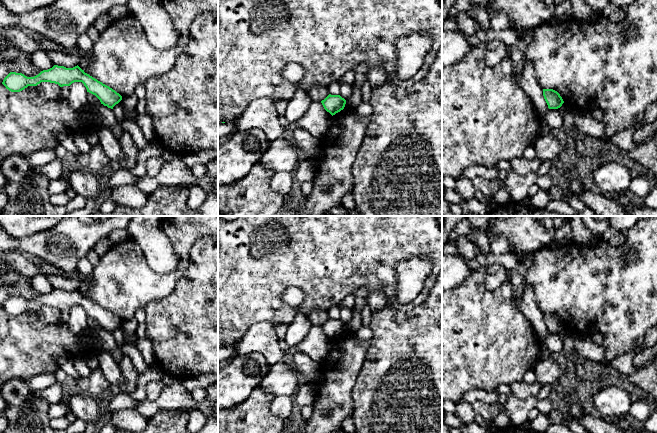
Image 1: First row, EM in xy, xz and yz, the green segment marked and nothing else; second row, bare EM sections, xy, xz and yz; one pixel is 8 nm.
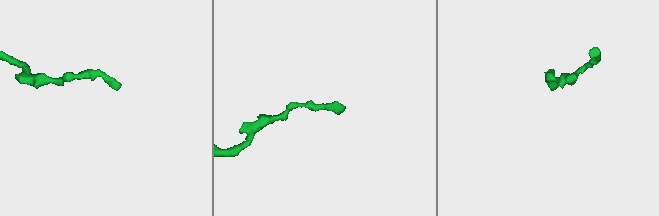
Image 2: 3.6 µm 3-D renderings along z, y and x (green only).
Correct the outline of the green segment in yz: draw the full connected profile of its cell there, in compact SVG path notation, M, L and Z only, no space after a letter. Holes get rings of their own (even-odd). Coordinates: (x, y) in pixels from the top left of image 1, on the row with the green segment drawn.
M543 89L543 96L549 109L558 109L564 103L560 94L553 89Z

